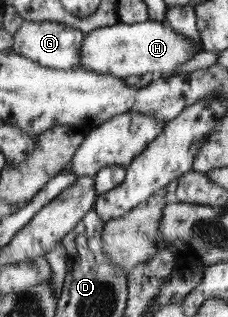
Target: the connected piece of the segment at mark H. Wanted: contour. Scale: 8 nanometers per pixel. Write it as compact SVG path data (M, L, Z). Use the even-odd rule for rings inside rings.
M149 20L137 24L118 23L115 26L106 26L92 30L82 39L79 50L81 68L122 78L146 73L168 75L203 50L202 44L193 44L191 38L174 31L165 21L160 23Z

